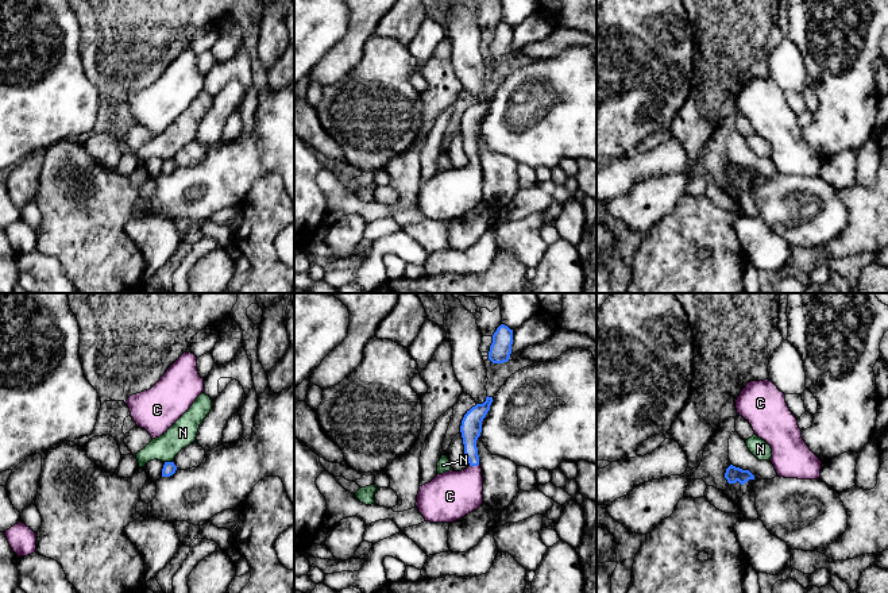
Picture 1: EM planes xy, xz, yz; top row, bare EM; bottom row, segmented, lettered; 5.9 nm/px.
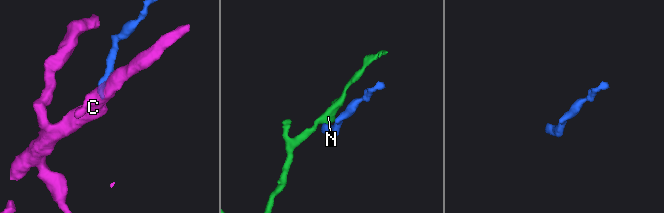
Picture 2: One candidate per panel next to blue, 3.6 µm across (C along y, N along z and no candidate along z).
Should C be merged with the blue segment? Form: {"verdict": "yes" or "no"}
{"verdict": "yes"}

